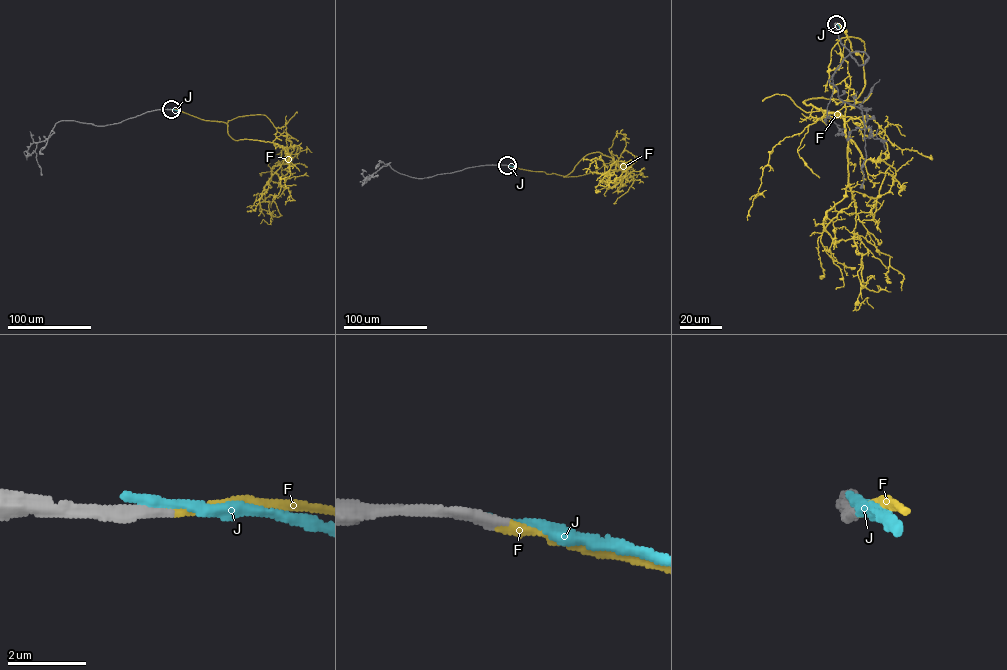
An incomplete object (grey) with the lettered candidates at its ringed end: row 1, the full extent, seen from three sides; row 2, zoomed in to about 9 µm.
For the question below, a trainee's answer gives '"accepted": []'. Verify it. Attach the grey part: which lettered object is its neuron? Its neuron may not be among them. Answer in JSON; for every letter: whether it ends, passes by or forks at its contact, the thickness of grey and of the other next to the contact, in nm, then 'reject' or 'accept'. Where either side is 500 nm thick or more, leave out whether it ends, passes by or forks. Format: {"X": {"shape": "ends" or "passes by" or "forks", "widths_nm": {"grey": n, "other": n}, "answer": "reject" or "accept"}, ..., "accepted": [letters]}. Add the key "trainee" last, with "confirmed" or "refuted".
{"F": {"shape": "ends", "widths_nm": {"grey": 280, "other": 220}, "answer": "accept"}, "J": {"shape": "ends", "widths_nm": {"grey": 340, "other": 320}, "answer": "reject"}, "accepted": ["F"], "trainee": "refuted"}

